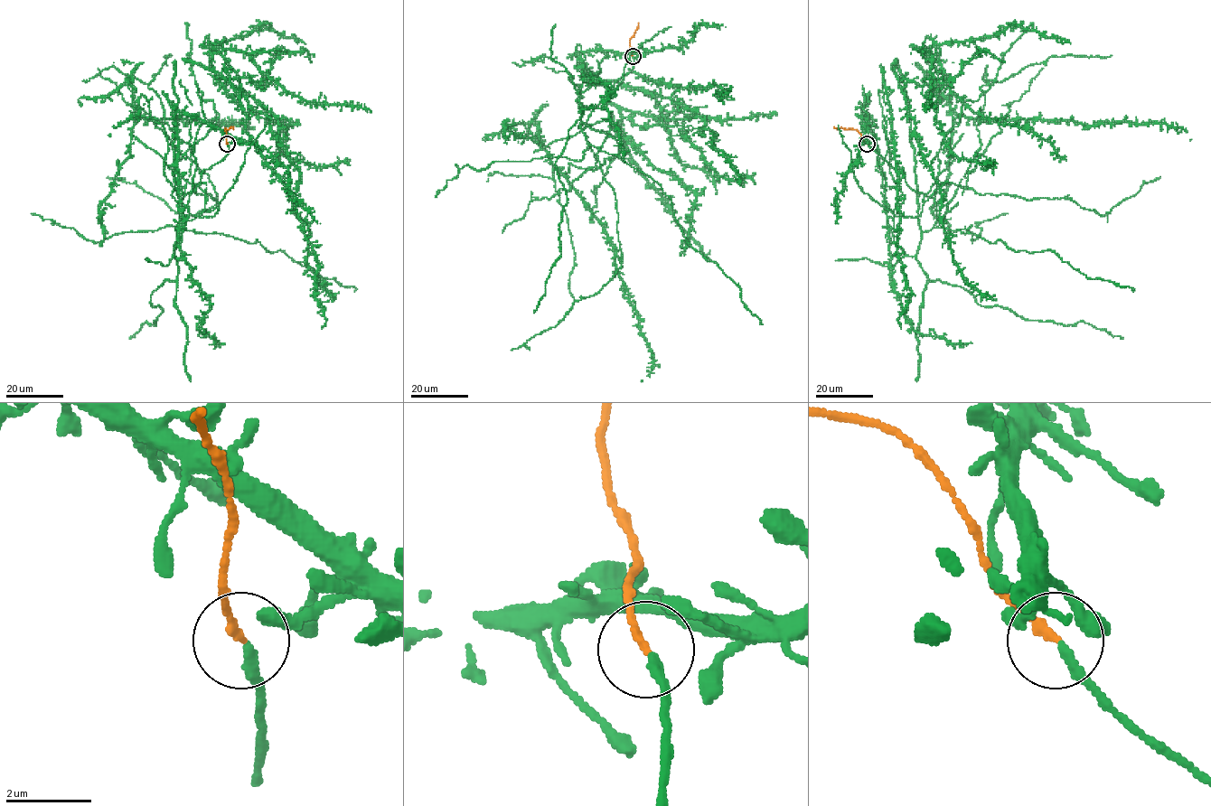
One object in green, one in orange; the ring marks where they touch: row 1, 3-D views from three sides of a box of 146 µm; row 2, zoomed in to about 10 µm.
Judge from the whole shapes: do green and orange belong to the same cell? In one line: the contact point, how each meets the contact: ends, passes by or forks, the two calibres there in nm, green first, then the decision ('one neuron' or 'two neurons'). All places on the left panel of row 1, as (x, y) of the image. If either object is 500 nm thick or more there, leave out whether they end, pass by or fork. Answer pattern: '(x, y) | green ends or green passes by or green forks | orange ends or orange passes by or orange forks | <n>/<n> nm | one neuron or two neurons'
(227, 144) | green passes by | orange ends | 160/190 nm | one neuron

